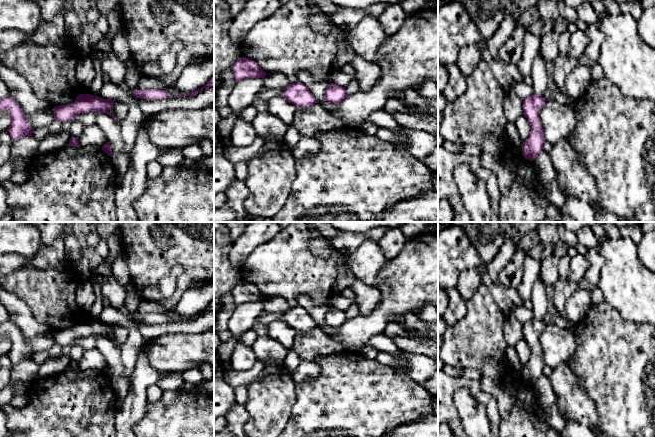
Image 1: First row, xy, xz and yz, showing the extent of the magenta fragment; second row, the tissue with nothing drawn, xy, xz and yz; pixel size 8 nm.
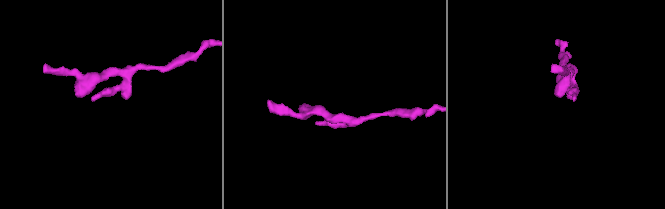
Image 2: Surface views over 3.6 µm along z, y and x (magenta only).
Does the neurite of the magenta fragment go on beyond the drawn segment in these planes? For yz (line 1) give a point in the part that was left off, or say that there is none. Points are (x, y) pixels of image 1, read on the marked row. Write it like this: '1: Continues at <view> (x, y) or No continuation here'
1: No continuation here

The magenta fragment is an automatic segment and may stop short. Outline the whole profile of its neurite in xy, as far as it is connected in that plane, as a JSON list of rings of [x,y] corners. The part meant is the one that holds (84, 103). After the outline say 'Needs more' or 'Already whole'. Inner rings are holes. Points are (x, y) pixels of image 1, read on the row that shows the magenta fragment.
[[[79,94],[74,102],[67,105],[56,106],[52,109],[52,112],[54,114],[54,120],[58,120],[62,123],[74,120],[75,116],[80,113],[93,111],[107,113],[118,122],[116,117],[108,111],[115,101],[115,99],[104,99],[91,94]]]. Already whole

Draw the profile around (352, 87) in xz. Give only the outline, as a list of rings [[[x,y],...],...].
[[[355,77],[345,86],[345,92],[347,95],[352,95],[359,91],[359,84]]]

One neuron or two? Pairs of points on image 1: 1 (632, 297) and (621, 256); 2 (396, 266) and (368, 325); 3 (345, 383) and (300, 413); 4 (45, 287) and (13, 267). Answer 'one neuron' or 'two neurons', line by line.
1: one neuron
2: one neuron
3: one neuron
4: two neurons

